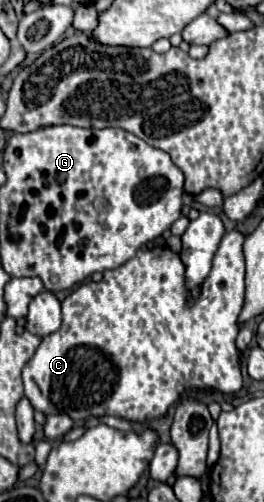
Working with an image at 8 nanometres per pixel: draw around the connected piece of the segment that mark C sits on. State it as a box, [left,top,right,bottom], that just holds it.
[22,230,246,422]

